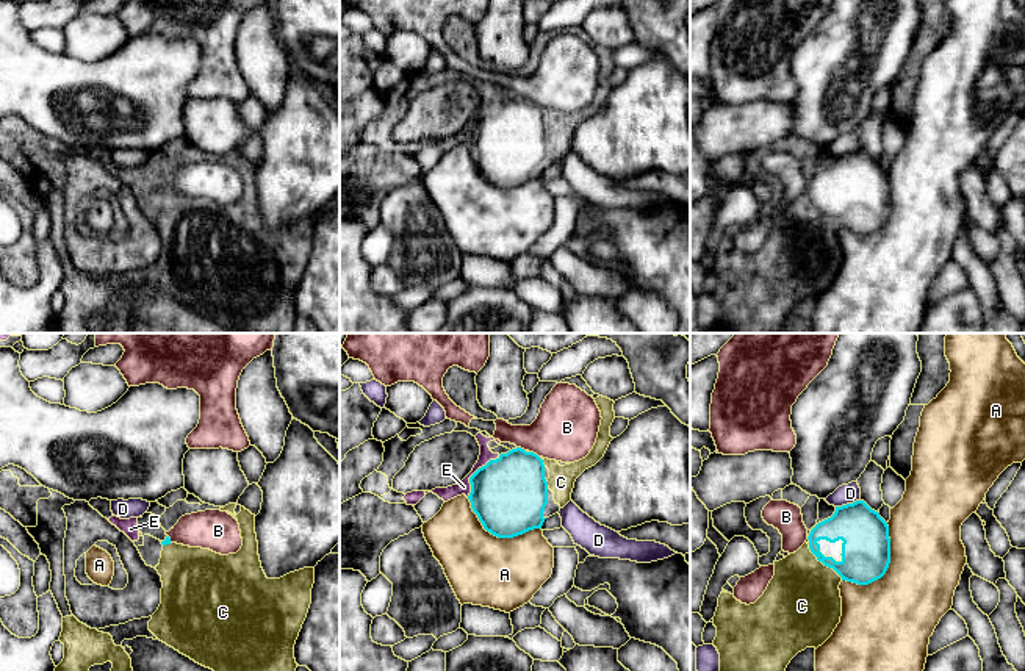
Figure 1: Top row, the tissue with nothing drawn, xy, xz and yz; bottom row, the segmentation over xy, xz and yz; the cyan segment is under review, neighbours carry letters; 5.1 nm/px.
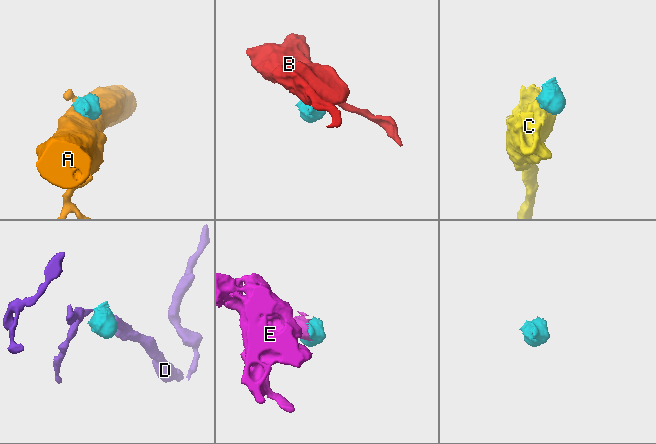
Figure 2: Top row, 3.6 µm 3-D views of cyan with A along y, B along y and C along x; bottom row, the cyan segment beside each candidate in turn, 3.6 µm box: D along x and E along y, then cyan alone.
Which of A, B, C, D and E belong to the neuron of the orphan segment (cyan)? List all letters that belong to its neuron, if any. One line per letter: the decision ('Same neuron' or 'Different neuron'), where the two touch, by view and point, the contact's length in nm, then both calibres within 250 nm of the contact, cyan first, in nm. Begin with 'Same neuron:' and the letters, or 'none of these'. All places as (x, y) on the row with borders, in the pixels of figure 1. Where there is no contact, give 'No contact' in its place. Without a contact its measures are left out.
Same neuron: C, E
A: Different neuron. Touches cyan at yz (886, 570). Shared border 380 nm. Thickness 260 nm (cyan) against 420 nm
B: Different neuron. Touches cyan at xz (532, 452). Shared border 70 nm. Thickness 380 nm (cyan) against 320 nm
C: Same neuron. Touches cyan at yz (823, 563). Shared border 260 nm. Thickness 260 nm (cyan) against 400 nm
D: Different neuron. Touches cyan at yz (847, 504). Shared border 130 nm. Thickness 240 nm (cyan) against 100 nm
E: Same neuron. Touches cyan at xz (474, 473). Shared border 280 nm. Thickness 380 nm (cyan) against 70 nm

